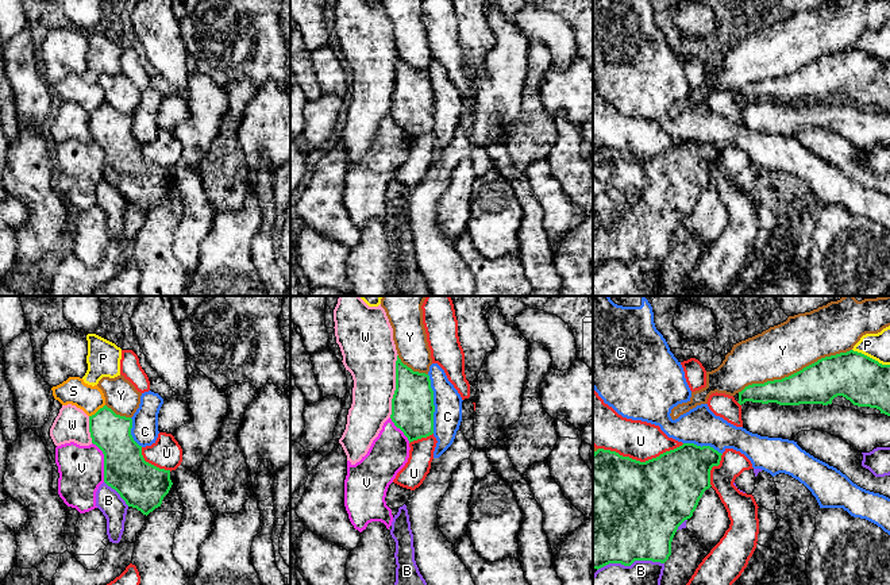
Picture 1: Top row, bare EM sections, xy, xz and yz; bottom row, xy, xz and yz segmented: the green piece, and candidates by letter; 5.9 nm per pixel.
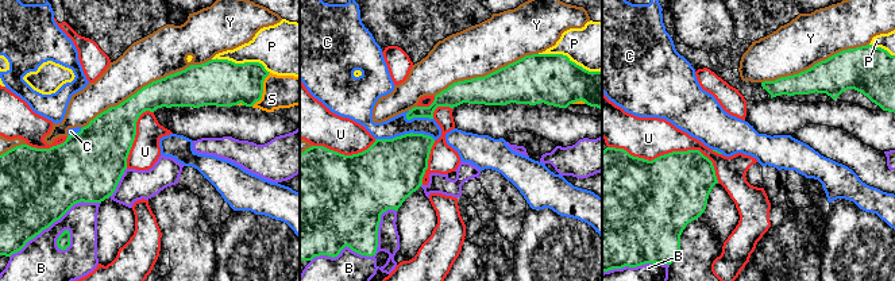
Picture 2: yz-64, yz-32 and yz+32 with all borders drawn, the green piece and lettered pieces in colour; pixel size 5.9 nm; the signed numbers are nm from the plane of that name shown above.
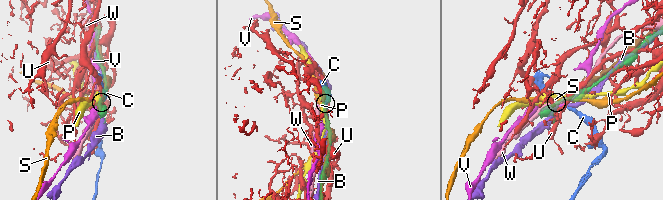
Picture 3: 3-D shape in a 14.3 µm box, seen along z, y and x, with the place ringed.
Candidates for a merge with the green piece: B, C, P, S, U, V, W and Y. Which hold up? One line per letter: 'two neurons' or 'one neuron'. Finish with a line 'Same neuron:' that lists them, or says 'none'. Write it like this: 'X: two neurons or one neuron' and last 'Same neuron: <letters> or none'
B: two neurons
C: two neurons
P: two neurons
S: two neurons
U: two neurons
V: two neurons
W: two neurons
Y: two neurons
Same neuron: none

